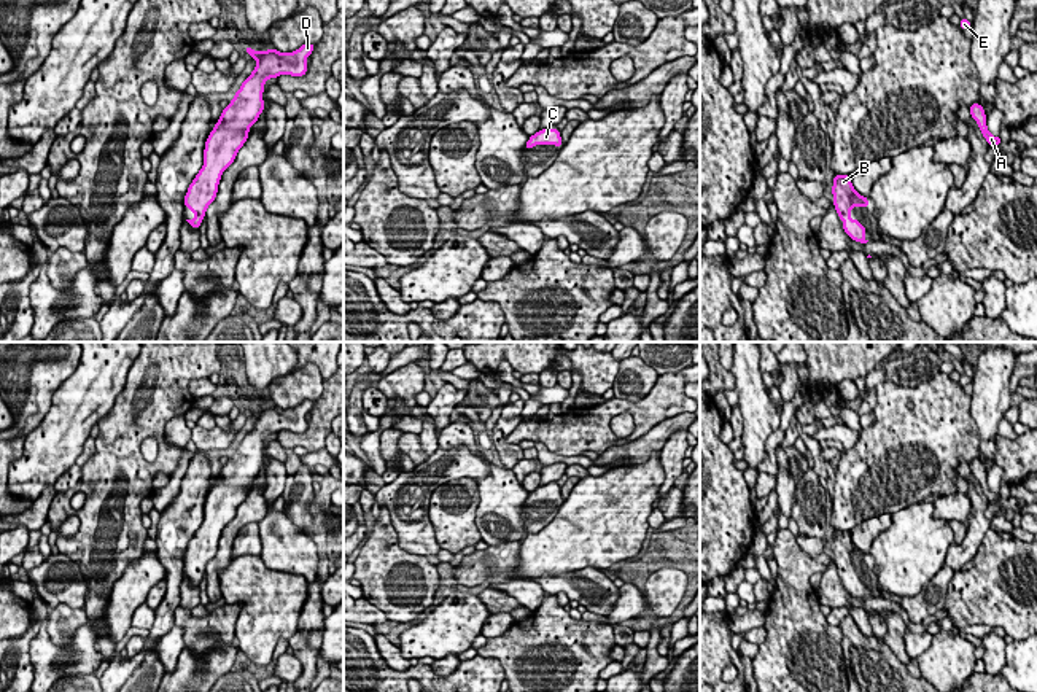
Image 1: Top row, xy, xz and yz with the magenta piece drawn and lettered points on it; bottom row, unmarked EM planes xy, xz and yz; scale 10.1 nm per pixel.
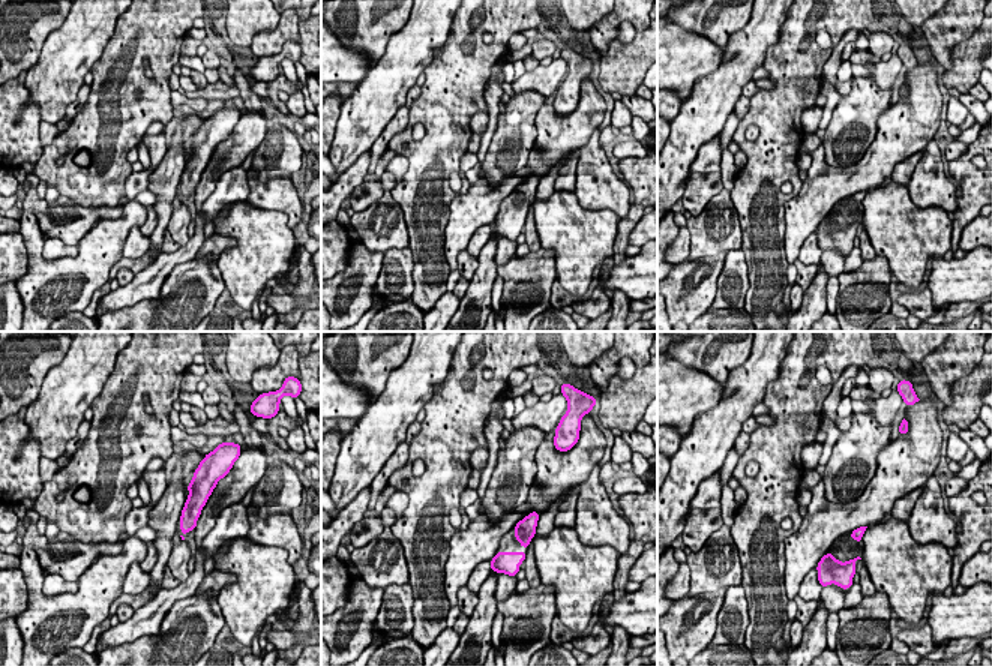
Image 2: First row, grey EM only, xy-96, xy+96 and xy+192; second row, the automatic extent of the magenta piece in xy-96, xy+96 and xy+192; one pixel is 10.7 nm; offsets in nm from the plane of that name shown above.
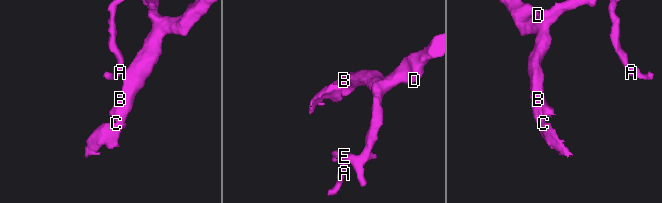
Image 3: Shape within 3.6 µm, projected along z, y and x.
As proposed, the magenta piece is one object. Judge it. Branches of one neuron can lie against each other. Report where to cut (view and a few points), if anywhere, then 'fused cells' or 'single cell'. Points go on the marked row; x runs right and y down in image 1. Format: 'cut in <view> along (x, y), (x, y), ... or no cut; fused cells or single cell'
no cut; single cell

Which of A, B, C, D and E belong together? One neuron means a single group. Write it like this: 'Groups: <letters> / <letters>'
Groups: A B C D E

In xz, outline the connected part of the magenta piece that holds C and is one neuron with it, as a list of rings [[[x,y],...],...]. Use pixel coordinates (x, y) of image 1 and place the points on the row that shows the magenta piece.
[[[542,129],[536,132],[534,135],[530,137],[530,140],[525,145],[525,150],[530,150],[536,145],[555,145],[555,146],[563,146],[560,130],[558,129]]]

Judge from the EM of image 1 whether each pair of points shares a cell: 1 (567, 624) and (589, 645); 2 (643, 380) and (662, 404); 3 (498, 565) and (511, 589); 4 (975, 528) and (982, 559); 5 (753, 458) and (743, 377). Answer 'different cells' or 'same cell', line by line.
1: same cell
2: different cells
3: different cells
4: different cells
5: same cell

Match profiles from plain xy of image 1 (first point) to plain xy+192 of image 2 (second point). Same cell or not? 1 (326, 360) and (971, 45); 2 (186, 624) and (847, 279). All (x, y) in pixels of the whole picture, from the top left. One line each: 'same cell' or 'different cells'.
1: different cells
2: same cell

